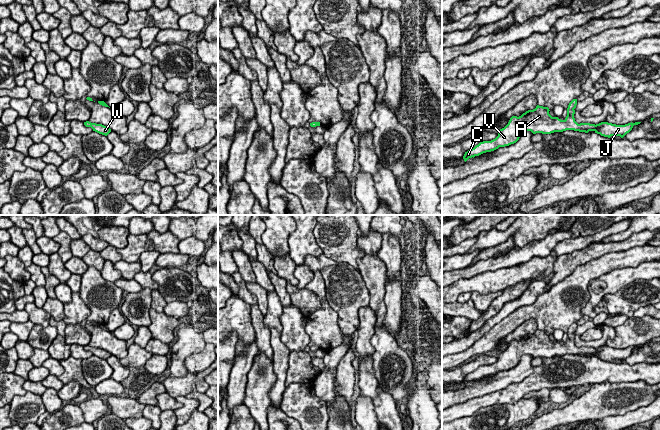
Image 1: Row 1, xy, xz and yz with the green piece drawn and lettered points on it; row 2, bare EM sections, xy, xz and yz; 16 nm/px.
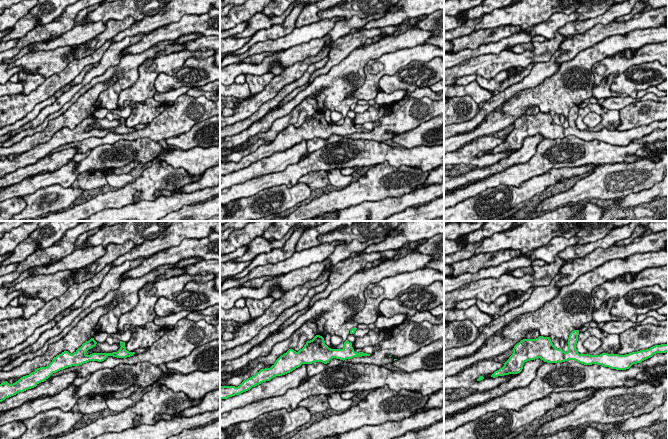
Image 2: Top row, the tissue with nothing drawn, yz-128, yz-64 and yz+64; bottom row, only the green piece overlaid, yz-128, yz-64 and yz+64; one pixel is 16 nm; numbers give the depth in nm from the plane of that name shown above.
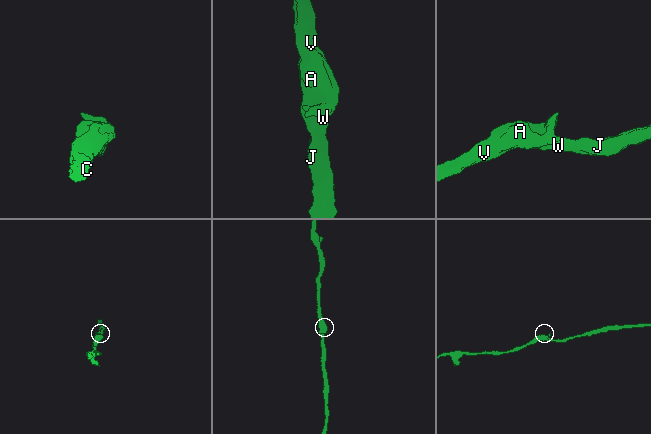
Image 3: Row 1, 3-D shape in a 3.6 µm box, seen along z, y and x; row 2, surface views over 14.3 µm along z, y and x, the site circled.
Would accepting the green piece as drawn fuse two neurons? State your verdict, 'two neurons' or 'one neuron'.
one neuron

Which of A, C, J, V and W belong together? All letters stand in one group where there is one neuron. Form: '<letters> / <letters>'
A C J V W

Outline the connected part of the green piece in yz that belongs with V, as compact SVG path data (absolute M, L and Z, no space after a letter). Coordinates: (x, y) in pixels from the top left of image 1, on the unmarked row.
M573 323L567 332L567 340L564 344L558 341L552 341L549 338L549 332L537 329L535 333L528 334L521 340L512 340L508 348L499 354L498 360L491 365L483 365L474 372L465 376L463 383L466 386L469 382L474 382L486 376L491 376L499 371L509 370L516 367L521 361L523 355L531 355L533 358L551 358L554 356L563 356L574 354L588 357L594 355L601 360L610 362L611 360L620 360L623 362L629 357L634 349L641 346L628 347L625 349L616 349L608 346L599 348L580 347L575 345L574 338L577 329L577 323Z

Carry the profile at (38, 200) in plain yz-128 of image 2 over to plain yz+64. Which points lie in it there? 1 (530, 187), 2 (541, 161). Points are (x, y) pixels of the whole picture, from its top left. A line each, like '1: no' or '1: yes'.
1: yes
2: no

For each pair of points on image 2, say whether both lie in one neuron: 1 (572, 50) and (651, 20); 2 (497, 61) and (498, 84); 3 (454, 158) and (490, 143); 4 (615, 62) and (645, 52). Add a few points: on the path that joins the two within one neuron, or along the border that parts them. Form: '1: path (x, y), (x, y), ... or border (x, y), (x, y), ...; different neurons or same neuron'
1: path (592, 36), (612, 28), (622, 28), (631, 25); same neuron
2: border (516, 66), (499, 71), (491, 78), (477, 76); different neurons
3: path (463, 155), (466, 155), (475, 146), (481, 144); same neuron
4: path (622, 62), (631, 62), (638, 58); same neuron

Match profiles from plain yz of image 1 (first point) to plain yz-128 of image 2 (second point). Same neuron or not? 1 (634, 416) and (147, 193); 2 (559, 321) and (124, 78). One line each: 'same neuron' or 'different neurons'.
1: different neurons
2: same neuron

